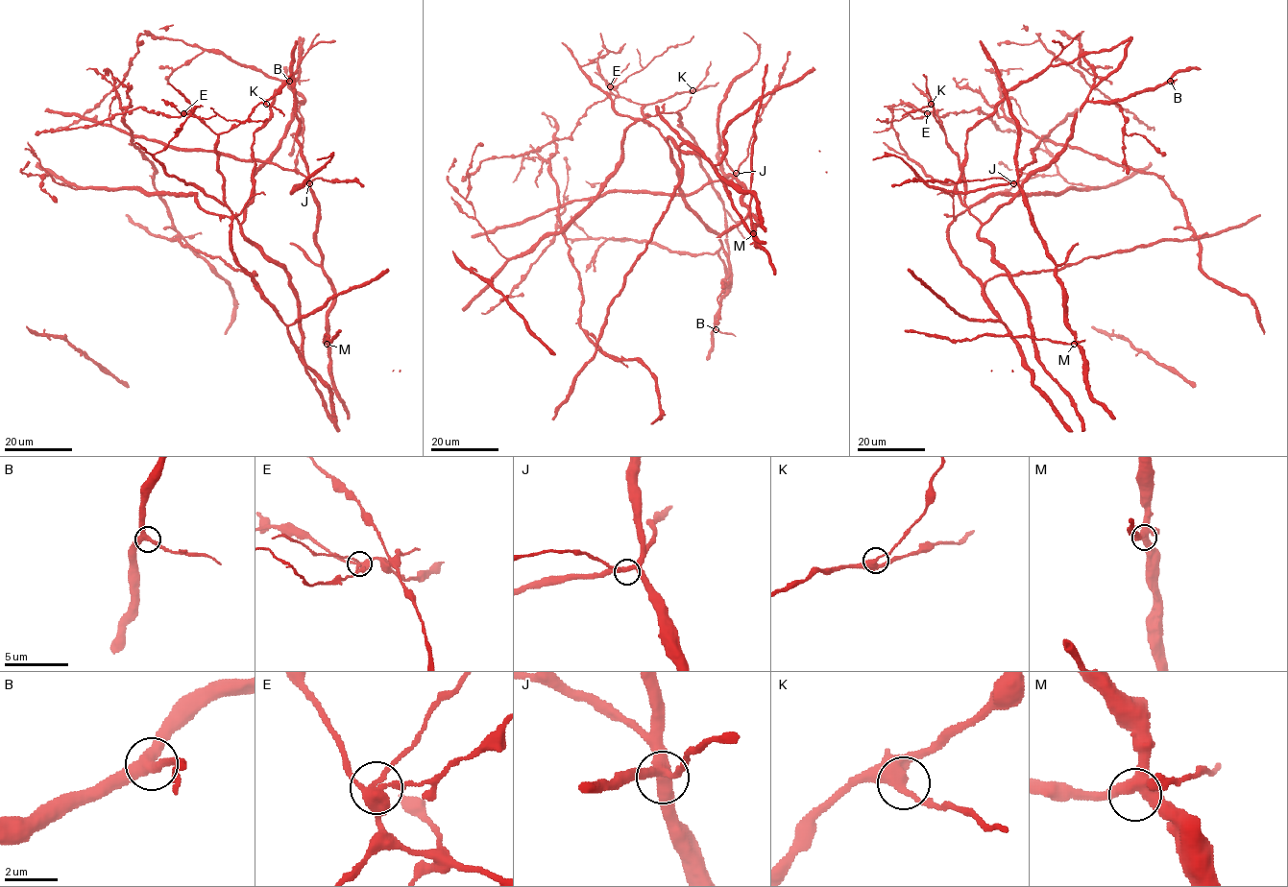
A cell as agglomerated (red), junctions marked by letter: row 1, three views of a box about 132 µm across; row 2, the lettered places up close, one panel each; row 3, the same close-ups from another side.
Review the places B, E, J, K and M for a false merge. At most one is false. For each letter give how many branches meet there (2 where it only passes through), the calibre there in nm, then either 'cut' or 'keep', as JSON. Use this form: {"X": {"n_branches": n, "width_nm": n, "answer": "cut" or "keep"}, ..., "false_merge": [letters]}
{"B": {"n_branches": 3, "width_nm": 400, "answer": "keep"}, "E": {"n_branches": 4, "width_nm": 400, "answer": "cut"}, "J": {"n_branches": 4, "width_nm": 320, "answer": "keep"}, "K": {"n_branches": 3, "width_nm": 400, "answer": "keep"}, "M": {"n_branches": 4, "width_nm": 400, "answer": "keep"}, "false_merge": ["E"]}

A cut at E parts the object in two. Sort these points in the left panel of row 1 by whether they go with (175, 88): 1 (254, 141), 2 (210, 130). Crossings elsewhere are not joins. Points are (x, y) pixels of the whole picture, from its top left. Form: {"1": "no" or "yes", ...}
{"1": "yes", "2": "yes"}

